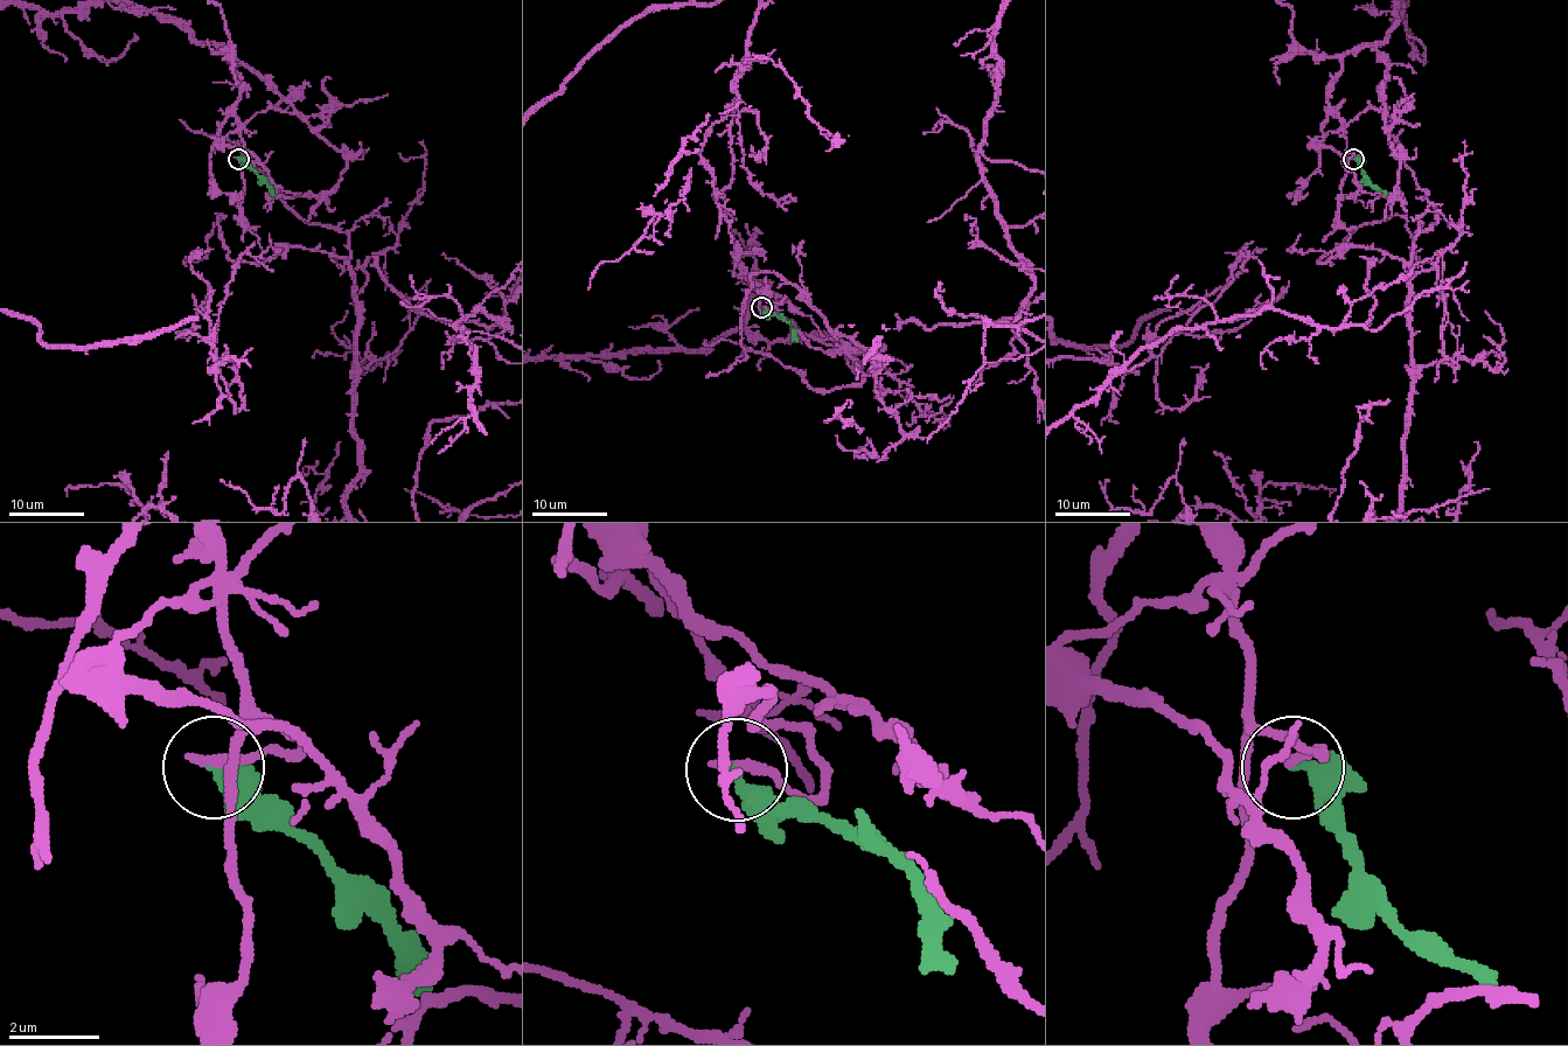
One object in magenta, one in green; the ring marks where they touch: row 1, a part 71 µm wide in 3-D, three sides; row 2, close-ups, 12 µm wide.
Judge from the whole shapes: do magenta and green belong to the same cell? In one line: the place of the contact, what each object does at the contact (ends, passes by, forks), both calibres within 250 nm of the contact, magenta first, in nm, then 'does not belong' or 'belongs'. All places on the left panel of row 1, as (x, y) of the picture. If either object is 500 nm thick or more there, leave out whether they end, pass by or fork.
(238, 159) | magenta ends | green ends | 260/380 nm | does not belong

